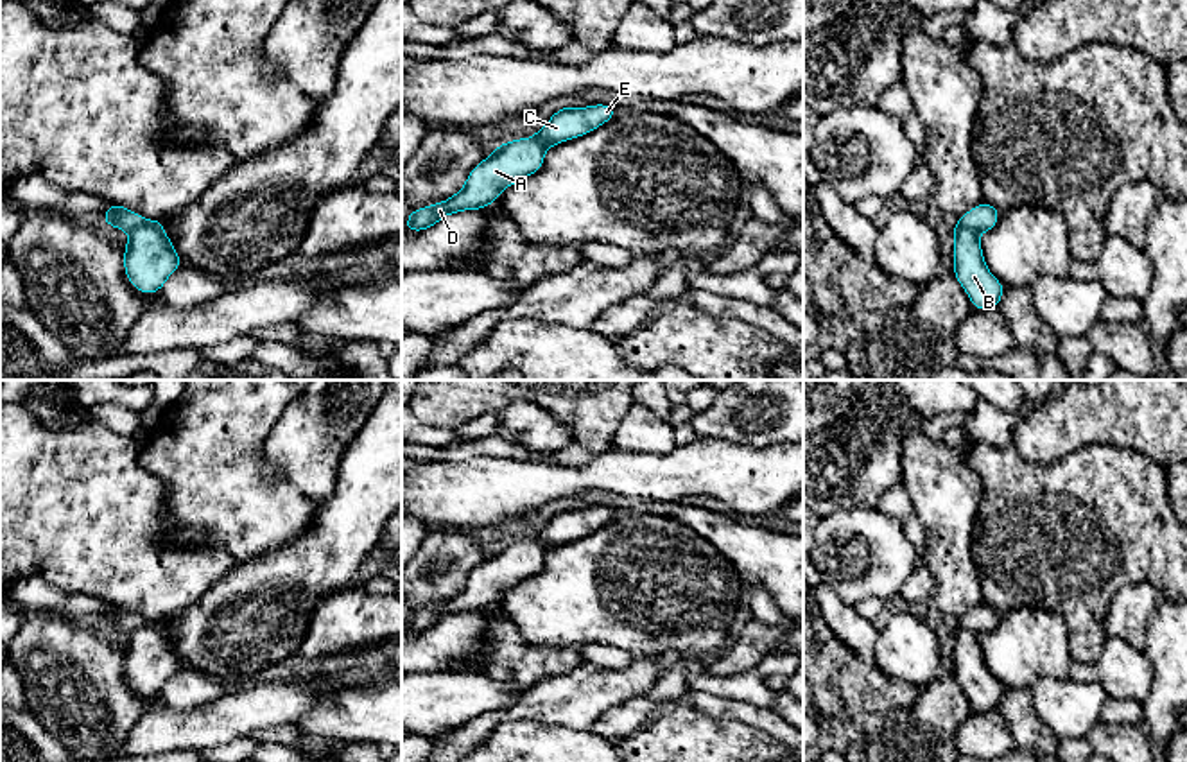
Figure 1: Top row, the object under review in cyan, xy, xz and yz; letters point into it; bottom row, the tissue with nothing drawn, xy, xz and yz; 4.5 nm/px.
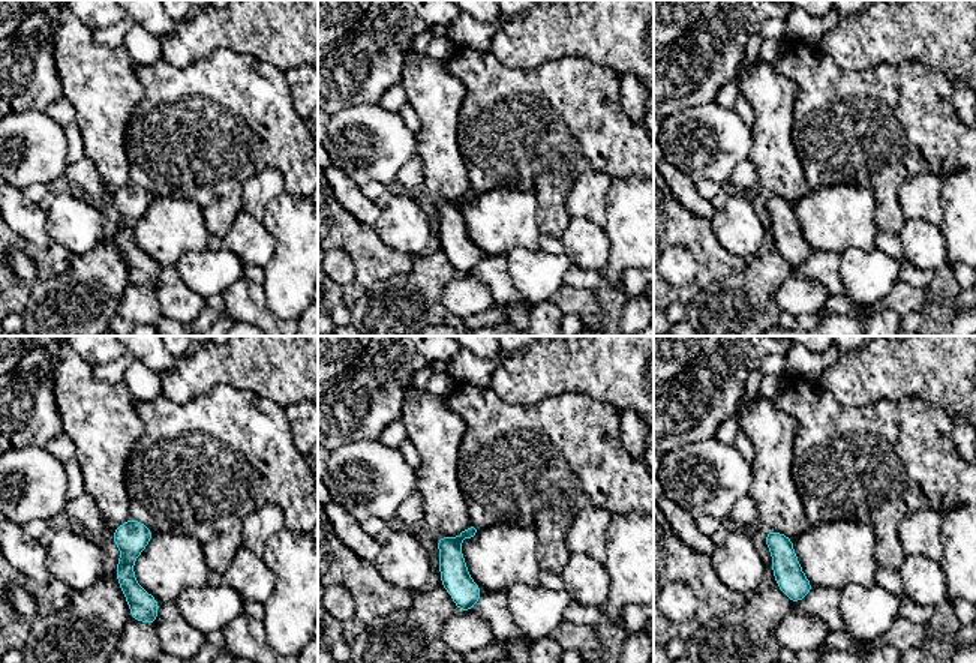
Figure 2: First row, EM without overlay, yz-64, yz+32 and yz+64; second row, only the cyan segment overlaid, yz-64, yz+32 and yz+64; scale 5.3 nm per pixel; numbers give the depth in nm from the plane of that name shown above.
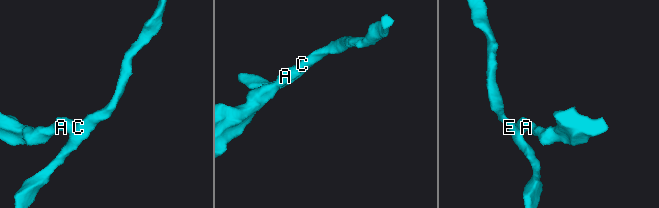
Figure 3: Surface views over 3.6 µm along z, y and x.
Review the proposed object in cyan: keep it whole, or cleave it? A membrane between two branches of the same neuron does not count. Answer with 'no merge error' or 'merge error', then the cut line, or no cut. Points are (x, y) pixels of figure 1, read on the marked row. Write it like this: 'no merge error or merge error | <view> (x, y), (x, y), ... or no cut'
merge error | yz (958, 221), (978, 233)

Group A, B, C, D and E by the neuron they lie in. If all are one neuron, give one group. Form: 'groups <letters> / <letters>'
groups A D / B C E

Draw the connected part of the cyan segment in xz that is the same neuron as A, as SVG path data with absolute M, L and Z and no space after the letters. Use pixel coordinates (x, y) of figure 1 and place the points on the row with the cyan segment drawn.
M516 138L495 147L495 151L477 163L464 186L443 203L411 210L405 231L425 231L445 215L463 210L482 210L497 203L504 188L543 169L547 147L536 138Z

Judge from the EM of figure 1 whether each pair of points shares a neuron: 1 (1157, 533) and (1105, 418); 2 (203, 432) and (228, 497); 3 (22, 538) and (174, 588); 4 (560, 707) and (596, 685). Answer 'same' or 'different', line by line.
1: different
2: same
3: same
4: same

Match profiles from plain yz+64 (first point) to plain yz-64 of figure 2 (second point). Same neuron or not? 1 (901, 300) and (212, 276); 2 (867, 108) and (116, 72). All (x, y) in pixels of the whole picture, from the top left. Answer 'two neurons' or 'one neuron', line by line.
1: two neurons
2: two neurons

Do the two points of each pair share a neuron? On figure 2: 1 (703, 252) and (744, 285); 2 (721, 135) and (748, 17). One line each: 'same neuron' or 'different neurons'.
1: different neurons
2: different neurons

